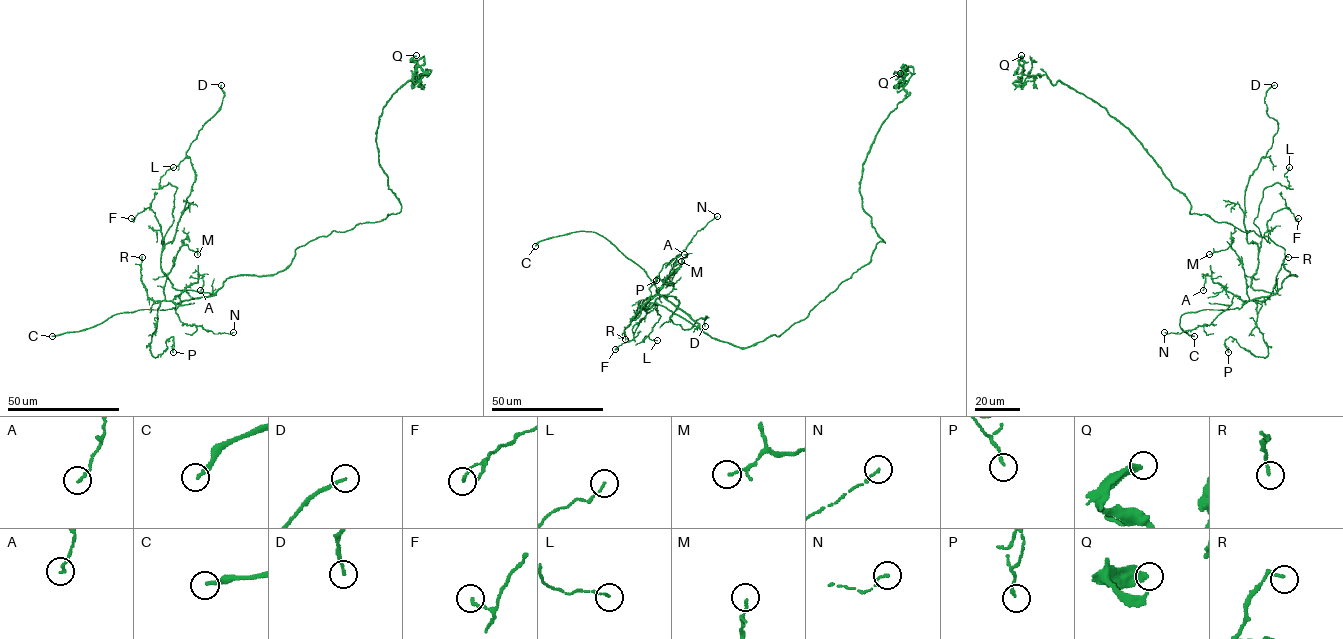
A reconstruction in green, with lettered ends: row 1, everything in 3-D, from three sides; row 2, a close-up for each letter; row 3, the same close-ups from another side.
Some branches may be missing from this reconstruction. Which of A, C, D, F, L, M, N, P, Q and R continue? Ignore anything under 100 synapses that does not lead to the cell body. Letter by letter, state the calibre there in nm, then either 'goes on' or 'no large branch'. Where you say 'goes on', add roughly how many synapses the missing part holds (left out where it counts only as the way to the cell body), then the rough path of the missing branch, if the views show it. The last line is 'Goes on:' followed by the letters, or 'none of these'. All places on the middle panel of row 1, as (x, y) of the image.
A: calibre 150 nm; no large branch
C: calibre 220 nm; goes on; course (535, 246), (513, 260), (492, 262)
D: calibre 150 nm; no large branch
F: calibre 140 nm; no large branch
L: calibre 90 nm; no large branch
M: calibre 80 nm; no large branch
N: calibre 130 nm; no large branch
P: calibre 130 nm; no large branch
Q: calibre 440 nm; no large branch
R: calibre 140 nm; no large branch
Goes on: C

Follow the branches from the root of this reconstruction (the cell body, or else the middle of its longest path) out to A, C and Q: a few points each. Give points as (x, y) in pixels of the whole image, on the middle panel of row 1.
A: (788, 329), (745, 348), (705, 333), (686, 313), (656, 294), (687, 257), (684, 254)
C: (788, 329), (735, 347), (705, 333), (659, 294), (642, 268), (597, 233), (577, 231), (535, 246)
Q: (788, 329), (885, 242), (863, 208), (859, 181), (882, 122), (905, 97), (900, 73)

